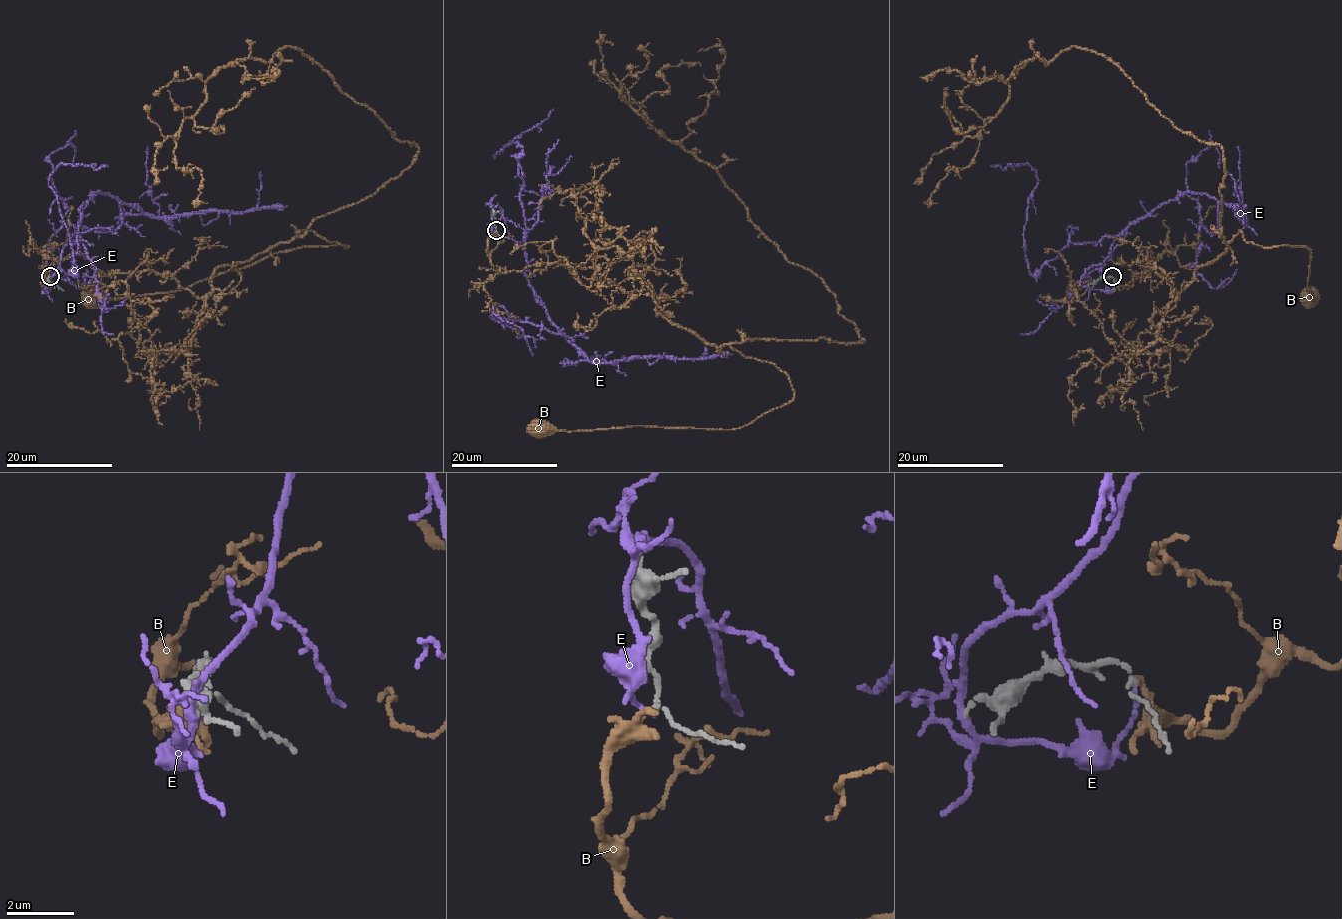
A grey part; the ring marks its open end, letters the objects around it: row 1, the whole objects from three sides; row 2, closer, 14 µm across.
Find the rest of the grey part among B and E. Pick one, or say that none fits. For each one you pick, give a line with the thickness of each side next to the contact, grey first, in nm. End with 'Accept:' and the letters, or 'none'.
Accept: none

